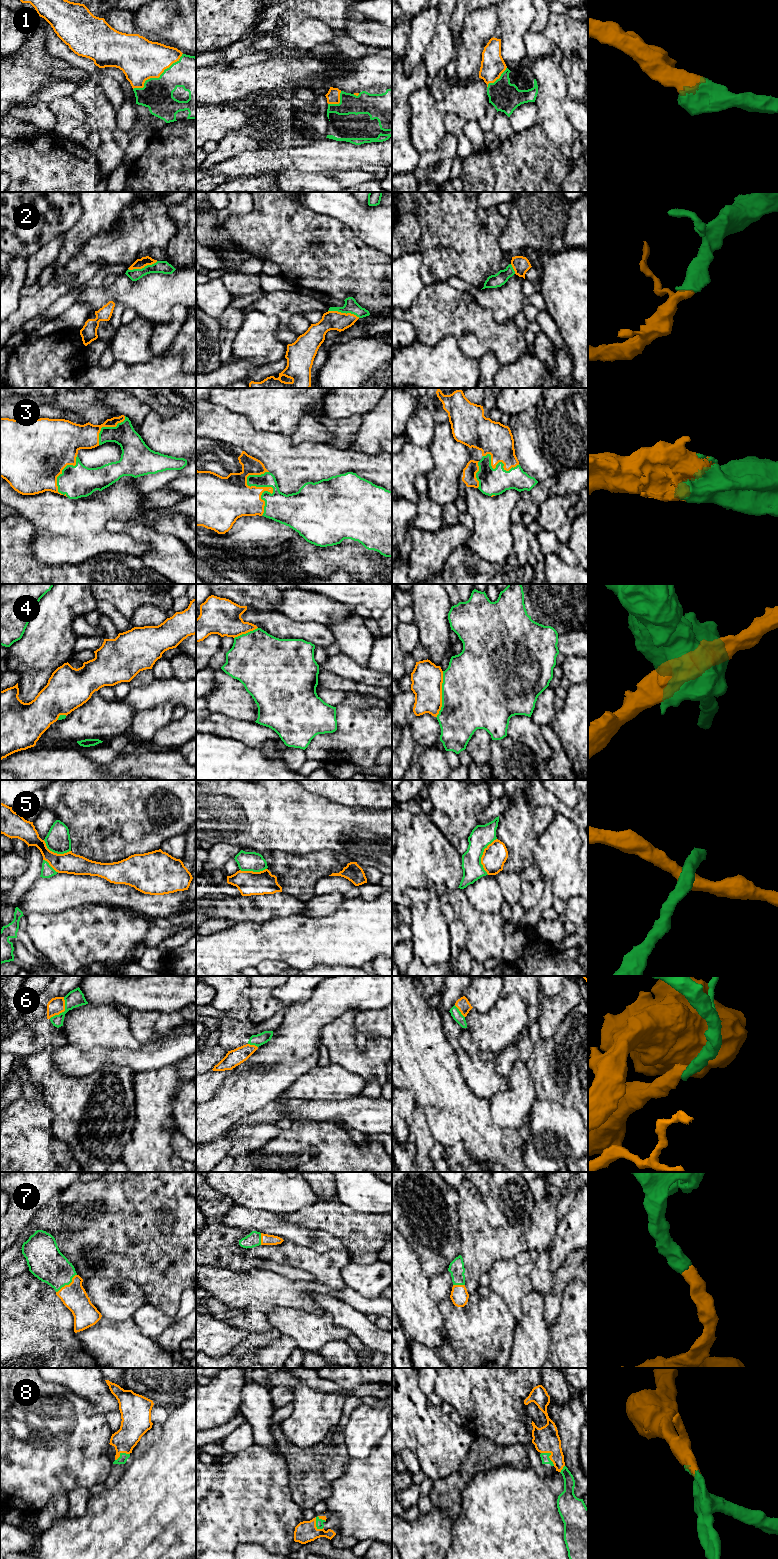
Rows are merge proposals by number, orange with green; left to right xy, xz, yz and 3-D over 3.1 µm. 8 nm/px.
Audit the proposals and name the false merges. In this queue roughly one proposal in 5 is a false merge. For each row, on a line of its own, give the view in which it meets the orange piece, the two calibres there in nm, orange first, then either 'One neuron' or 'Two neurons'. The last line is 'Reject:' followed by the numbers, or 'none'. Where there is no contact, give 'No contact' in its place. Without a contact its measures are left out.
1: Touches orange in xy. Thickness 340 nm (orange) against 260 nm. One neuron
2: Touches orange in xz. Thickness 160 nm (orange) against 110 nm. One neuron
3: Touches orange in xz. Thickness 300 nm (orange) against 240 nm. One neuron
4: Touches orange in yz. Thickness 260 nm (orange) against 500 nm. Two neurons
5: Touches orange in yz. Thickness 190 nm (orange) against 180 nm. Two neurons
6: Touches orange in xy. Thickness 140 nm (orange) against 140 nm. One neuron
7: Touches orange in xy. Thickness 200 nm (orange) against 280 nm. One neuron
8: Touches orange in xz. Thickness 170 nm (orange) against 60 nm. One neuron
Reject: 4, 5

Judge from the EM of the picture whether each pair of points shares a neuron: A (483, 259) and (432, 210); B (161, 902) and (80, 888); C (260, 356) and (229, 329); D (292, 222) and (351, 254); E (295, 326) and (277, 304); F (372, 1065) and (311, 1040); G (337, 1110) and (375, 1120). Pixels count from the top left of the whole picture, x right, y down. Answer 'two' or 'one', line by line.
A: one
B: one
C: two
D: one
E: two
F: two
G: one

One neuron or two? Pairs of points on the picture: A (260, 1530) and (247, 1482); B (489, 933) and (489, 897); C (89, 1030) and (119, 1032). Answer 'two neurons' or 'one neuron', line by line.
A: one neuron
B: two neurons
C: one neuron

